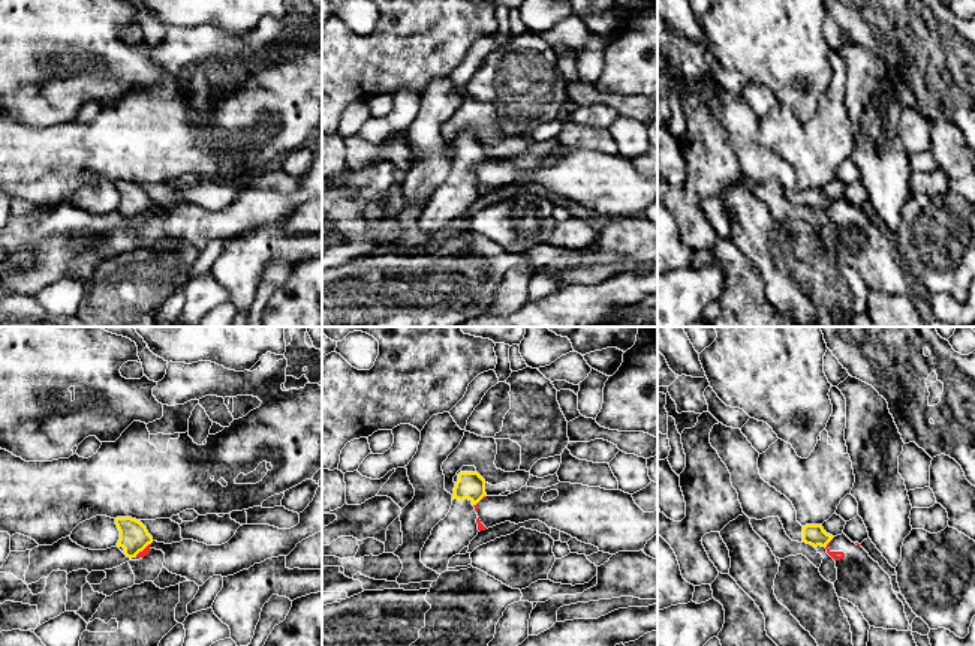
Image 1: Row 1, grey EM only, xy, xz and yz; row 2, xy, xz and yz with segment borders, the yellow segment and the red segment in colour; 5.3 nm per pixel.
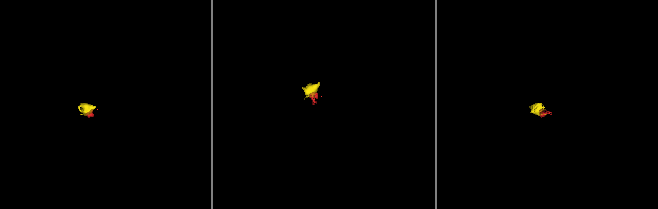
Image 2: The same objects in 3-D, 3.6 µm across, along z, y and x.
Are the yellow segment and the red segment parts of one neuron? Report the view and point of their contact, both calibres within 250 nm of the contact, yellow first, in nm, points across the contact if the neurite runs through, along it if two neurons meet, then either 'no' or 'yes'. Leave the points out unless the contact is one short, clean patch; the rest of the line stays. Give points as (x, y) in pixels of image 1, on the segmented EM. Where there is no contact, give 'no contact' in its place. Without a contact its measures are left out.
yz (828, 541) | 120/50 nm | along yz (831, 538), (825, 547) | no

